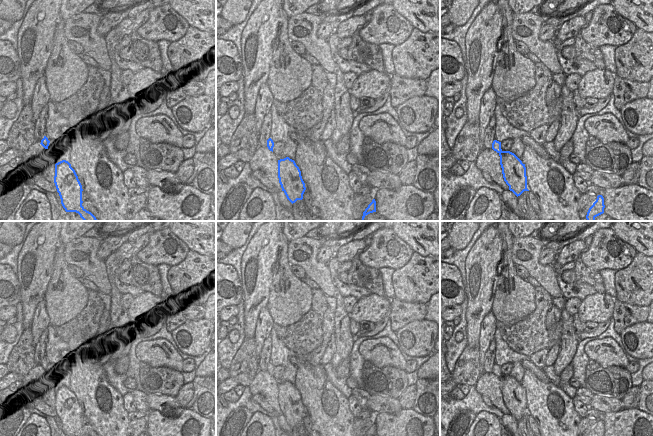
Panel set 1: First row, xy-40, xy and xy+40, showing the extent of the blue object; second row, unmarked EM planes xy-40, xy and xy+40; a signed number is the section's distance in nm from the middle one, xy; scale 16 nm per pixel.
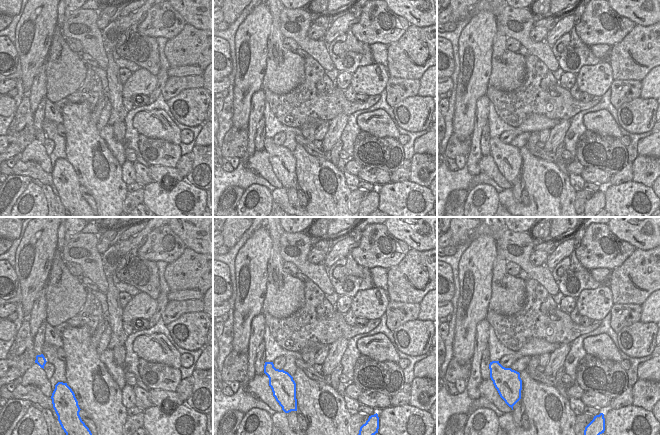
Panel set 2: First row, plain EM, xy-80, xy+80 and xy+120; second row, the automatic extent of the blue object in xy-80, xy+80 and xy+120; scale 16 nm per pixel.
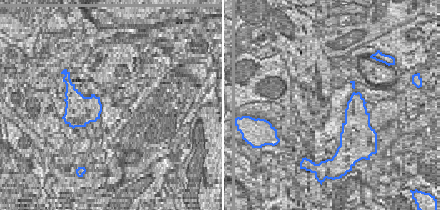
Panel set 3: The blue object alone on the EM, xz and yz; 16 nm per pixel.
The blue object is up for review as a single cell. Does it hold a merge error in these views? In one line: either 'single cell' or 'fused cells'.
single cell

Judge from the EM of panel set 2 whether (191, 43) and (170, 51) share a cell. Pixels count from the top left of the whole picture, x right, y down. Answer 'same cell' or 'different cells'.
same cell

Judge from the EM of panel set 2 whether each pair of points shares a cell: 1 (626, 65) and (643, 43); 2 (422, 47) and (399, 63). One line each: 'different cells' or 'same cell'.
1: same cell
2: same cell

